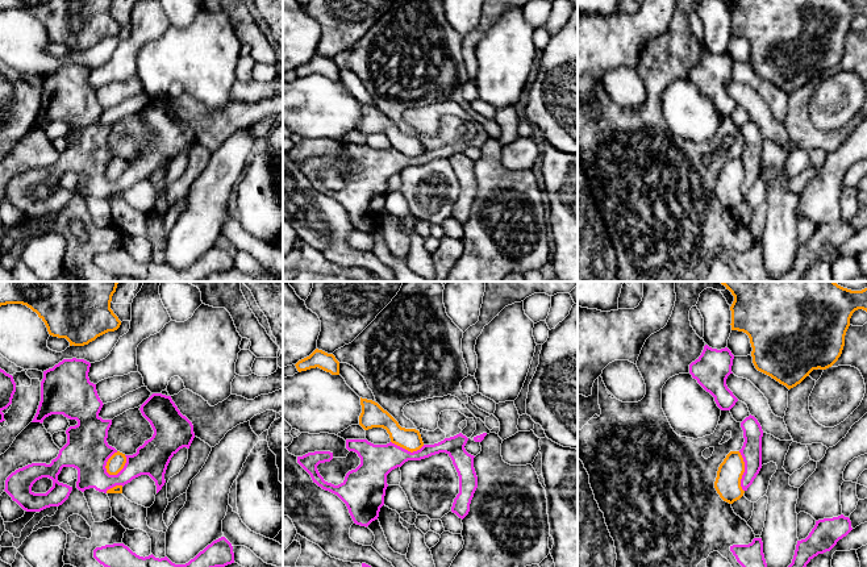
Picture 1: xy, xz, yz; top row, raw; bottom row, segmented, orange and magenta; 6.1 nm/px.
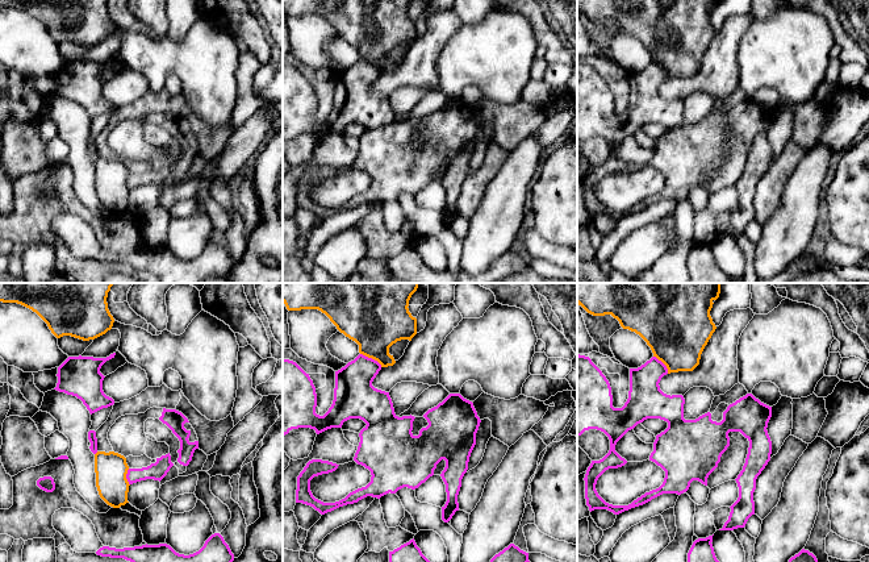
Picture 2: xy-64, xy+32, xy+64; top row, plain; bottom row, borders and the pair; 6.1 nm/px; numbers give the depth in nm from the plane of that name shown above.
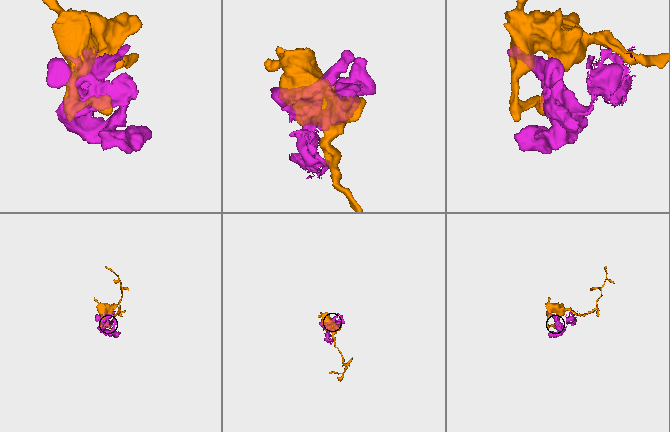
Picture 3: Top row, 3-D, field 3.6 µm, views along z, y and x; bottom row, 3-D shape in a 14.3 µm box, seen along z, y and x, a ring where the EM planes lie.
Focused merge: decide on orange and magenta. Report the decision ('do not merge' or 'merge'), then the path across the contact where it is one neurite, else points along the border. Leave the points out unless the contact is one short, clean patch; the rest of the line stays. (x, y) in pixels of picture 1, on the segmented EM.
do not merge

